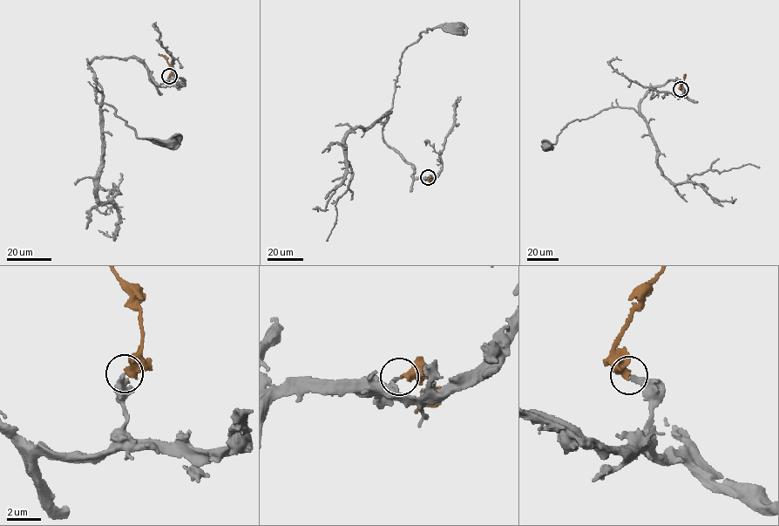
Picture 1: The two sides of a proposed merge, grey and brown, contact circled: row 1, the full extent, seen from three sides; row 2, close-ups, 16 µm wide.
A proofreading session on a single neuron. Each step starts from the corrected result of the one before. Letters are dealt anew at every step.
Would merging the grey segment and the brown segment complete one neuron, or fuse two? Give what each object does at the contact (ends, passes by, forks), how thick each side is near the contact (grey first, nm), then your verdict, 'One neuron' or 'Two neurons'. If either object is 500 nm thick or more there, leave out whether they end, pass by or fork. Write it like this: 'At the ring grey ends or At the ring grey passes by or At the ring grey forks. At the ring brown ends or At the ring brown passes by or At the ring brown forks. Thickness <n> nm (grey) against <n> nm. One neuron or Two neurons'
At the ring grey ends. At the ring brown ends. Thickness 240 nm (grey) against 420 nm. One neuron

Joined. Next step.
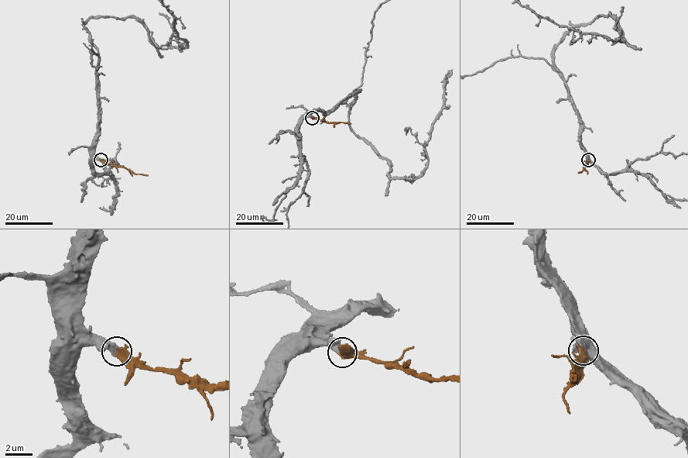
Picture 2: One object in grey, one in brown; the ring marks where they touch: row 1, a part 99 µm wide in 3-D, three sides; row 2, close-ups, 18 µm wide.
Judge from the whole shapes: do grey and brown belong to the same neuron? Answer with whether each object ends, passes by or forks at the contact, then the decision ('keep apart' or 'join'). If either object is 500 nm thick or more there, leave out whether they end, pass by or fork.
grey ends there; brown ends there; join

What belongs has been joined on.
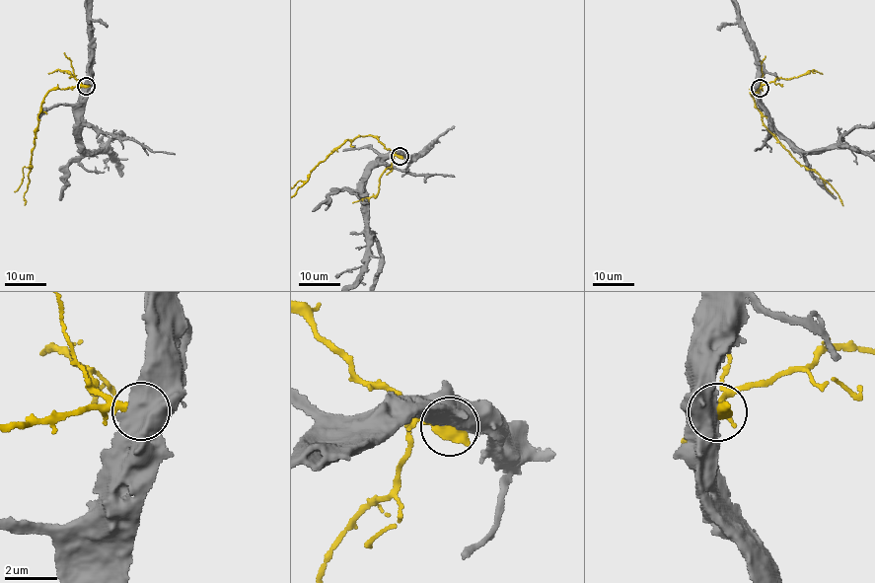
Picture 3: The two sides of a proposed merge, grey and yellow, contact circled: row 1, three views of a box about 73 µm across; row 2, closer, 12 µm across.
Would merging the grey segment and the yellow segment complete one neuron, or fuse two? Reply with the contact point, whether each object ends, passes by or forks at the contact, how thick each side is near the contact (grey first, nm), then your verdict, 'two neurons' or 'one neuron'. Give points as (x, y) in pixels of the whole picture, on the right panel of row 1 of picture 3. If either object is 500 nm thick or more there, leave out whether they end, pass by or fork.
at (760, 88); 850 nm thick on the grey side, 600 nm on the other; two neurons

